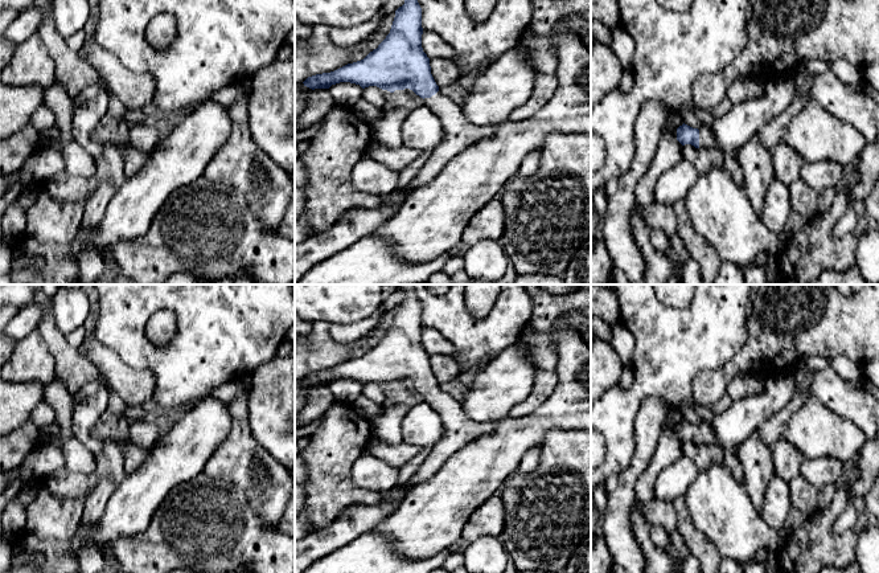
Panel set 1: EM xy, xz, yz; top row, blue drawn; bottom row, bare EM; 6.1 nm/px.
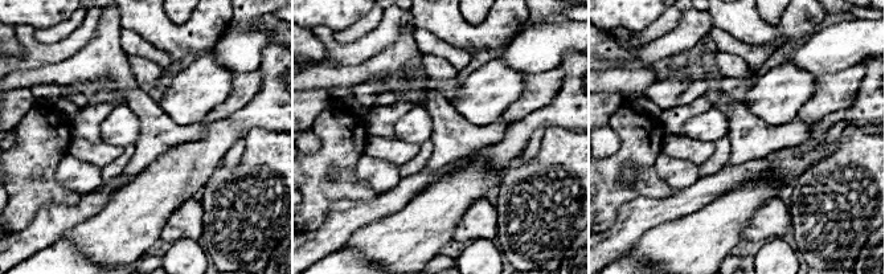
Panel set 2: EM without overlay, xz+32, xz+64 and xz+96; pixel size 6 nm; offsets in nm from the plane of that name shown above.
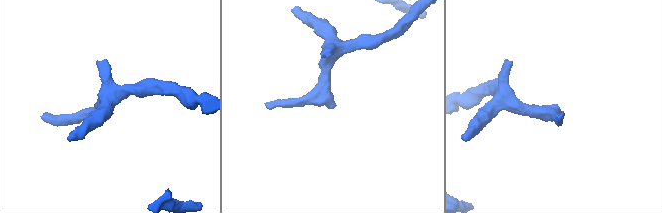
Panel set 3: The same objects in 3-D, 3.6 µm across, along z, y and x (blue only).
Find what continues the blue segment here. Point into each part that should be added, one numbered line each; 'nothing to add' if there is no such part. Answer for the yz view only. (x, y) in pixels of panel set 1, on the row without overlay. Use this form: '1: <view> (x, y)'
1: yz (706, 434)

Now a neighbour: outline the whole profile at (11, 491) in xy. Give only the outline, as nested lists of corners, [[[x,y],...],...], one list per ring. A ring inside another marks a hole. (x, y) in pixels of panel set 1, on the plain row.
[[[16,479],[11,486],[8,486],[5,488],[5,491],[0,495],[0,540],[3,537],[3,528],[1,528],[1,513],[5,508],[5,506],[13,500],[17,494],[20,492],[20,490],[22,488],[24,486],[24,480],[21,479]]]

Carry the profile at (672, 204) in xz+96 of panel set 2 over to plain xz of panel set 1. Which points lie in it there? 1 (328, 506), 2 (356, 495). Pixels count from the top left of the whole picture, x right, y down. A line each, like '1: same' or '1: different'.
1: different
2: different

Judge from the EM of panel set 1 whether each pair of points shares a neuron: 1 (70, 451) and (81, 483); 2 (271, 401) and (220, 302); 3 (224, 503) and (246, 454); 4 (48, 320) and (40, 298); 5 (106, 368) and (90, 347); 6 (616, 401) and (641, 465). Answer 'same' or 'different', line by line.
1: different
2: different
3: different
4: same
5: same
6: different

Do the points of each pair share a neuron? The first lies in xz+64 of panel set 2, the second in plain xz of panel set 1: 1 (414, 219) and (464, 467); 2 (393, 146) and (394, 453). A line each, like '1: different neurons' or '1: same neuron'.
1: same neuron
2: same neuron

